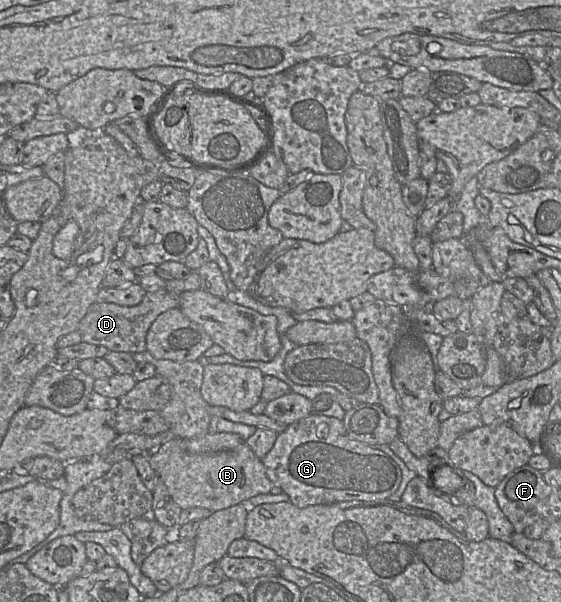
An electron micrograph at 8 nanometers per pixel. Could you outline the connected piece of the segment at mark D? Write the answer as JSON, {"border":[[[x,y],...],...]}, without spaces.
{"border":[[[191,270],[186,278],[165,280],[162,288],[154,292],[146,292],[142,301],[135,306],[95,301],[81,319],[77,331],[82,341],[106,347],[109,351],[131,354],[146,351],[147,331],[157,316],[170,308],[178,307],[181,293],[199,288],[199,274],[197,270]]]}

